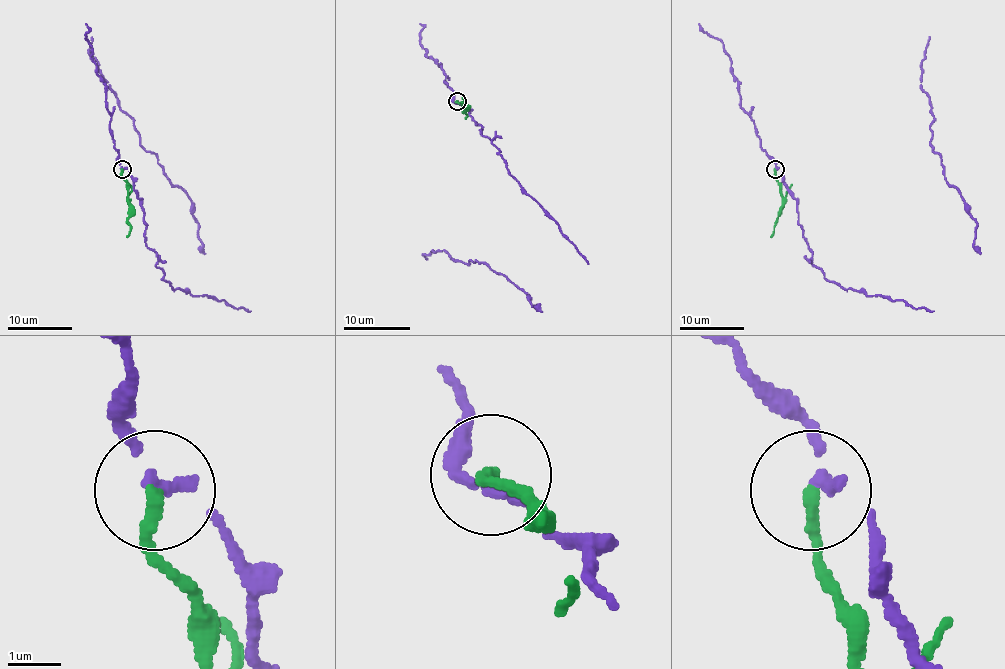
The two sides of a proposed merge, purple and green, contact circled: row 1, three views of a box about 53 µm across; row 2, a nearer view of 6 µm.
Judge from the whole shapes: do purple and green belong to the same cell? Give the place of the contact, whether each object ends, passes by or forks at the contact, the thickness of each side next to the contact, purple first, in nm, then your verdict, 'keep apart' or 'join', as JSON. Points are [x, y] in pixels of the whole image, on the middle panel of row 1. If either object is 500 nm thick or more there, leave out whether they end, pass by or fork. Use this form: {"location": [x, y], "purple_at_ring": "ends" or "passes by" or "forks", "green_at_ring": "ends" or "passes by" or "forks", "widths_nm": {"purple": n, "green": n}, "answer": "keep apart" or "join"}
{"location": [457, 101], "purple_at_ring": "ends", "green_at_ring": "ends", "widths_nm": {"purple": 200, "green": 240}, "answer": "keep apart"}

